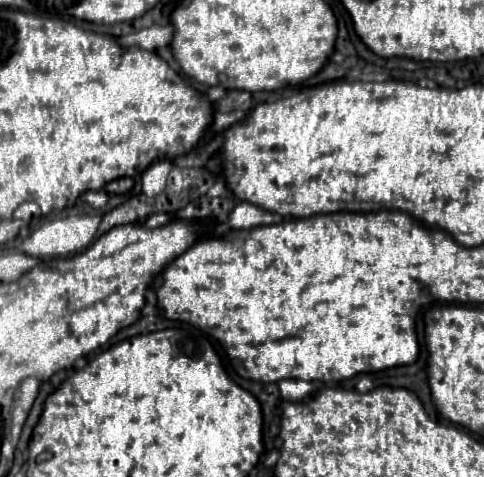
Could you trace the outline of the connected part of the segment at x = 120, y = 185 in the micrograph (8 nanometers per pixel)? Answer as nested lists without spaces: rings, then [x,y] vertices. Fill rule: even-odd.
[[[122,177],[110,182],[105,189],[108,193],[122,194],[130,192],[134,187],[134,183],[134,180],[130,177]]]

